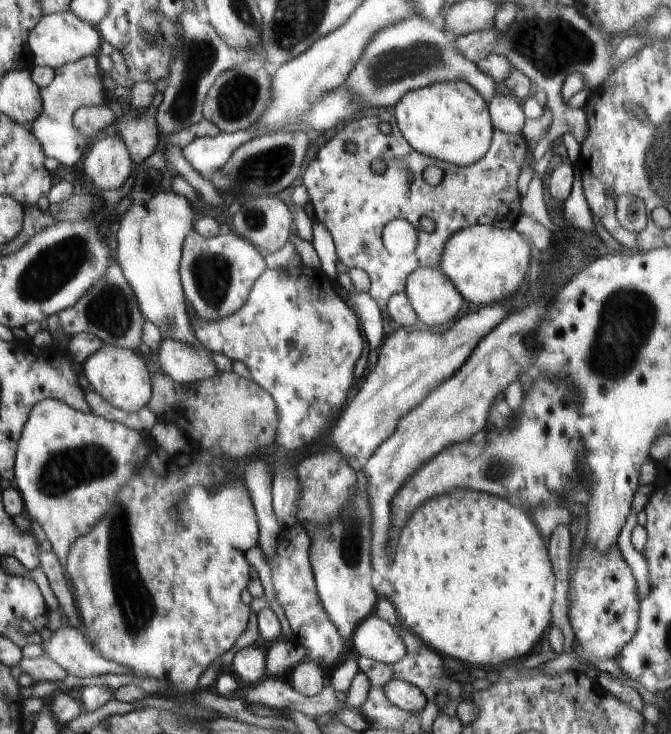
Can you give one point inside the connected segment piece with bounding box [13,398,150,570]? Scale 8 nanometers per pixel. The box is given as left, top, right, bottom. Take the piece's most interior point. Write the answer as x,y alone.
70,466

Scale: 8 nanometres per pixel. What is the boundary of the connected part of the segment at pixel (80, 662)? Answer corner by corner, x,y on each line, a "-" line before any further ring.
72,626
54,631
51,640
43,645
44,652
72,676
90,678
100,674
131,673
125,666
98,656
98,653
94,652
95,648

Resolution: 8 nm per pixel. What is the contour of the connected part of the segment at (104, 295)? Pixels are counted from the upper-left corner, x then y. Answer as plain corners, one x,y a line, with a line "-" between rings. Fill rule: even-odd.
114,258
104,278
94,284
91,290
88,290
73,307
59,312
61,328
51,333
56,338
61,337
62,330
64,334
66,332
71,337
79,333
92,333
103,342
104,346
136,349
136,346
140,344
140,336
143,336
142,324
145,323
138,305
135,293
132,292
123,269

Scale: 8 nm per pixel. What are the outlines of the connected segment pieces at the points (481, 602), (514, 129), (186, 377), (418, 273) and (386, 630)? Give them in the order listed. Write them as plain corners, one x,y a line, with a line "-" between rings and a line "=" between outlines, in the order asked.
454,489
452,493
444,493
424,502
407,520
406,526
399,532
398,539
393,542
393,548
394,563
385,578
394,586
392,602
395,604
398,618
412,634
419,636
424,644
440,652
441,655
446,654
470,664
492,664
492,666
508,660
514,661
514,658
530,654
534,644
540,640
542,632
550,626
550,622
553,622
550,618
550,606
555,602
554,572
552,572
554,565
550,564
551,558
548,558
549,550
546,550
544,540
540,538
538,529
530,522
530,518
522,512
522,506
520,508
512,506
510,502
506,502
506,499
494,498
494,495
485,492
=
496,94
490,100
491,117
495,123
496,130
508,134
520,134
524,126
524,115
520,108
520,102
512,95
=
164,338
158,351
160,370
178,384
210,379
219,372
210,352
198,345
=
418,267
411,272
405,293
421,327
439,327
462,314
458,312
464,304
462,294
438,267
=
372,613
359,624
352,644
360,657
379,663
397,663
405,655
405,646
395,628

